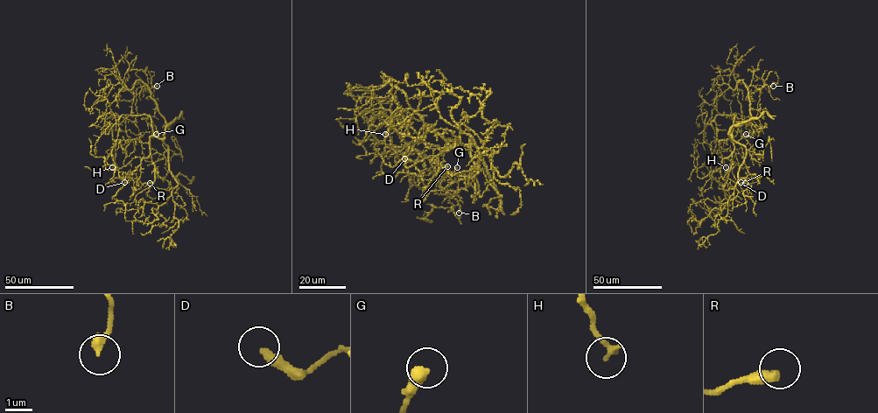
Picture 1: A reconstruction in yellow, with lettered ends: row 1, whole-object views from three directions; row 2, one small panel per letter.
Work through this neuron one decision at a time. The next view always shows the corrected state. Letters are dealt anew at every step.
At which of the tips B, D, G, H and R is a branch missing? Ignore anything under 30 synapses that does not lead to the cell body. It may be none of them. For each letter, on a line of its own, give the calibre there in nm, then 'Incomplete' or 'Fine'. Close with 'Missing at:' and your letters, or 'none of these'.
B: Thickness 320 nm. Fine
D: Thickness 360 nm. Fine
G: Thickness 400 nm. Fine
H: Thickness 200 nm. Fine
R: Thickness 400 nm. Fine
Missing at: none of these

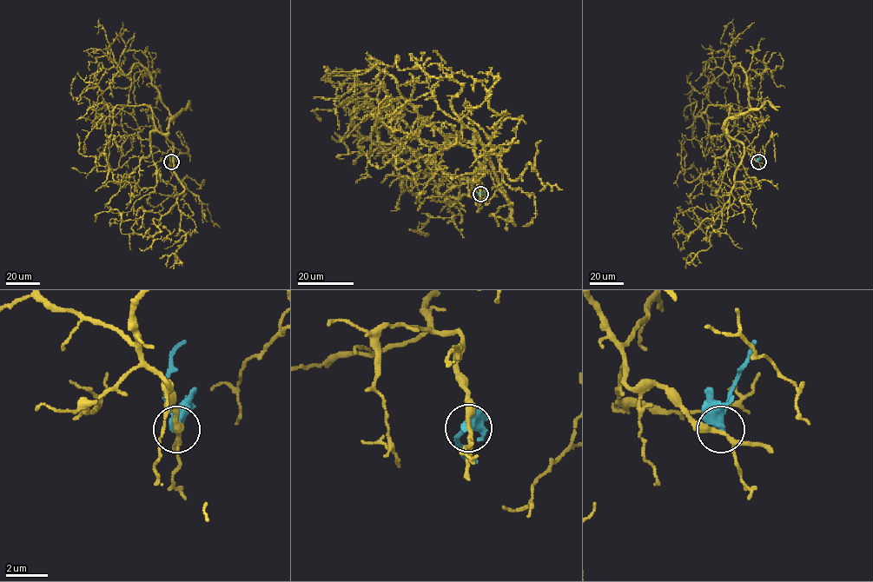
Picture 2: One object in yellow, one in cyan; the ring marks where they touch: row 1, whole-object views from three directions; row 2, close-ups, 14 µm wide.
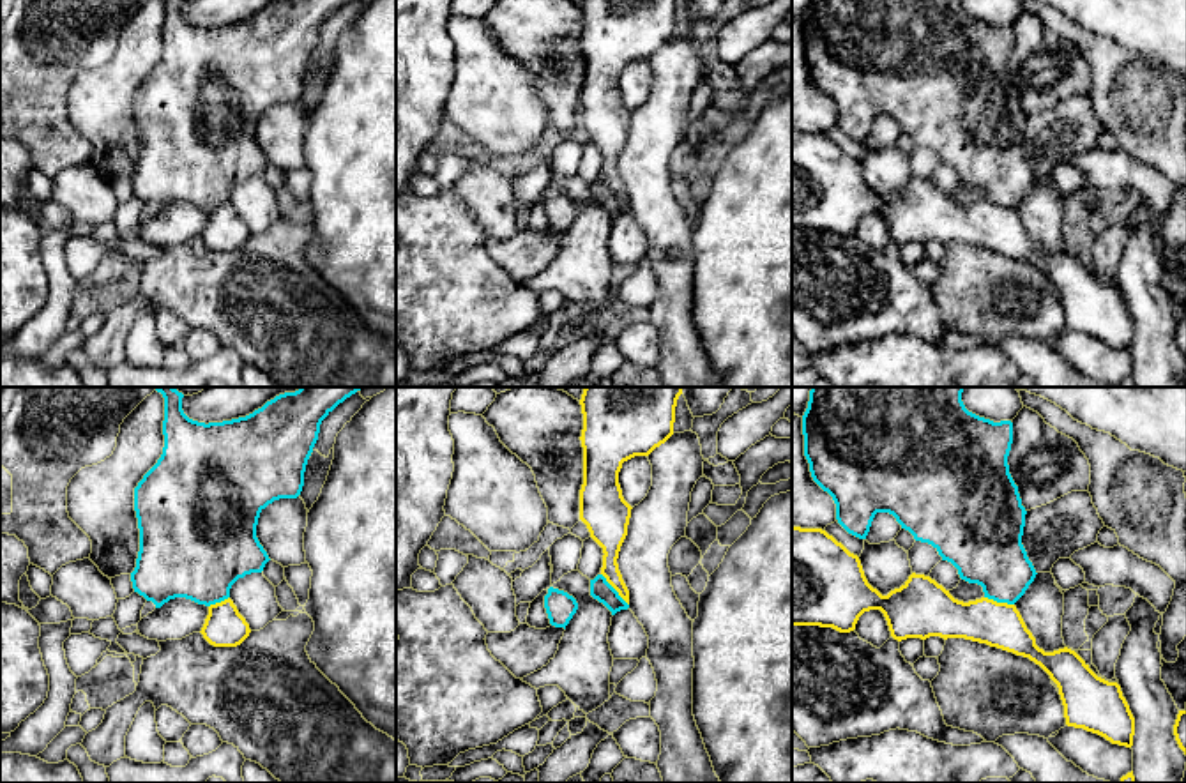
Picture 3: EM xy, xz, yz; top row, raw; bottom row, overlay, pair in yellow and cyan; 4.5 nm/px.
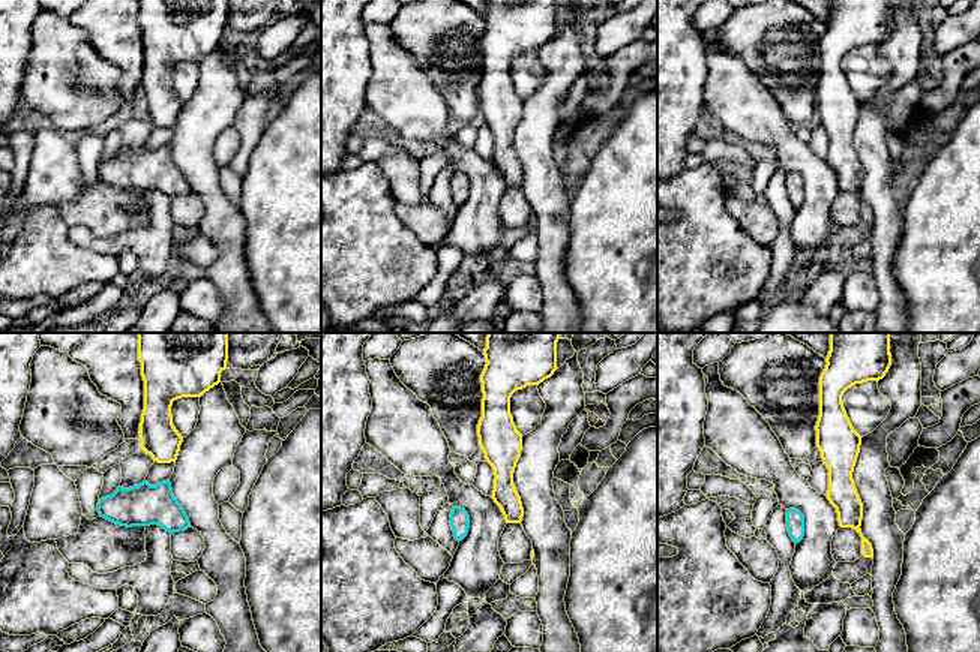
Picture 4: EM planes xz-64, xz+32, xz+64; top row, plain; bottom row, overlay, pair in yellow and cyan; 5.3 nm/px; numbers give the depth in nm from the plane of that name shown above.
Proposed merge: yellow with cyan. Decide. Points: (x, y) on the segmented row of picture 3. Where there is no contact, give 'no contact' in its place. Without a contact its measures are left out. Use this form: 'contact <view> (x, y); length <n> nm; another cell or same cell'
contact xz (614, 587); length 200 nm; another cell

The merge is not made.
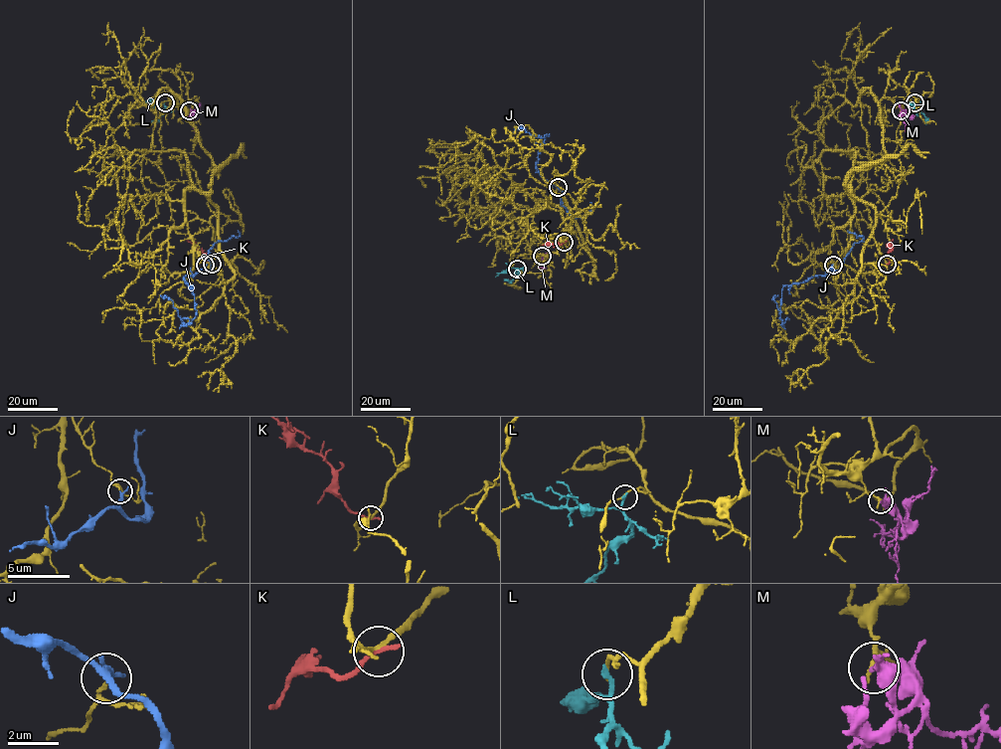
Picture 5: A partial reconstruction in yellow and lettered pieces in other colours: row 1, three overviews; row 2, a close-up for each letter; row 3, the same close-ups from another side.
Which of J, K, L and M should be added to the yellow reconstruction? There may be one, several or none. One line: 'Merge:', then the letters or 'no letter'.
Merge: no letter

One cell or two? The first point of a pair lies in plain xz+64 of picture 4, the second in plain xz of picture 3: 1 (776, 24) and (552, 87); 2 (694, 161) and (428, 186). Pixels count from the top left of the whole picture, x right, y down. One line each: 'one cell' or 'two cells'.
1: one cell
2: one cell

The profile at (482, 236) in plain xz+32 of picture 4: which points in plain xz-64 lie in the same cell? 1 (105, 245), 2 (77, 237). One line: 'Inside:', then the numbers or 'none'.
Inside: 1, 2

